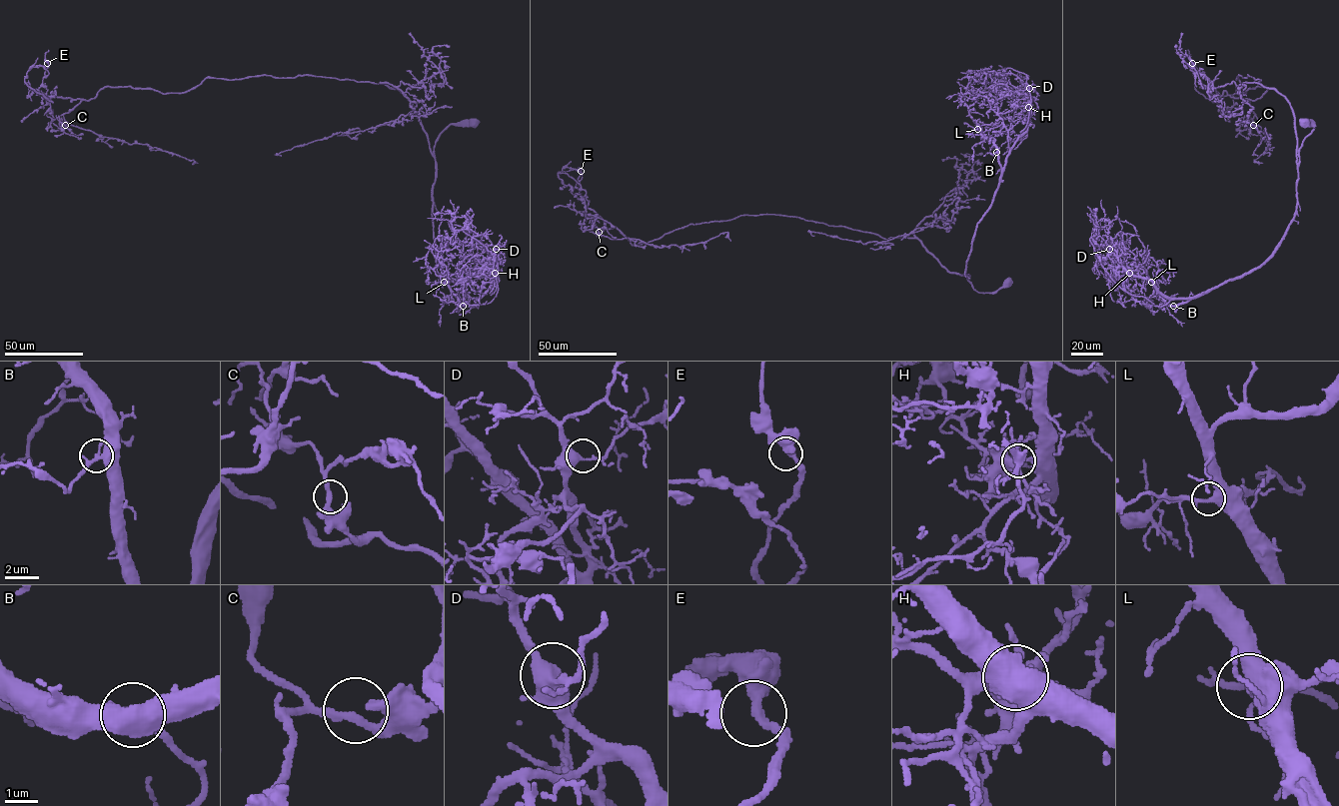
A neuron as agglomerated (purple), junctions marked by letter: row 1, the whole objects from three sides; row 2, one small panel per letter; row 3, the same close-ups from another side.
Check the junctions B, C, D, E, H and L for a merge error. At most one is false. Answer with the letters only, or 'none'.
H

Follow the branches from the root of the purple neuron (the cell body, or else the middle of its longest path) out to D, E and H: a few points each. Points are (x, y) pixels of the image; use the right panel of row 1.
D: (1304, 123), (1315, 127), (1299, 150), (1296, 213), (1259, 266), (1192, 297), (1168, 298), (1132, 275), (1109, 249)
E: (1304, 123), (1298, 163), (1283, 96), (1248, 75), (1243, 92), (1261, 97), (1221, 96), (1192, 63)
H: (1304, 123), (1315, 127), (1299, 150), (1296, 213), (1262, 263), (1187, 298), (1168, 298), (1129, 273)

